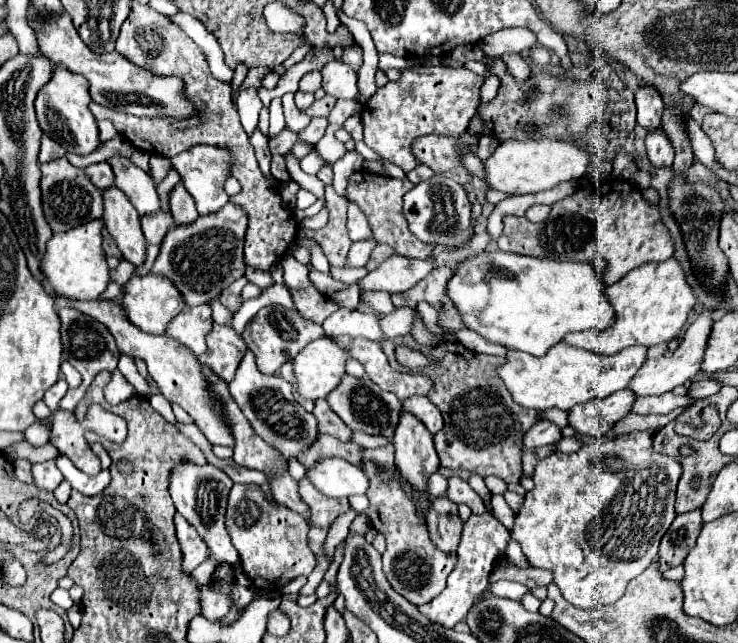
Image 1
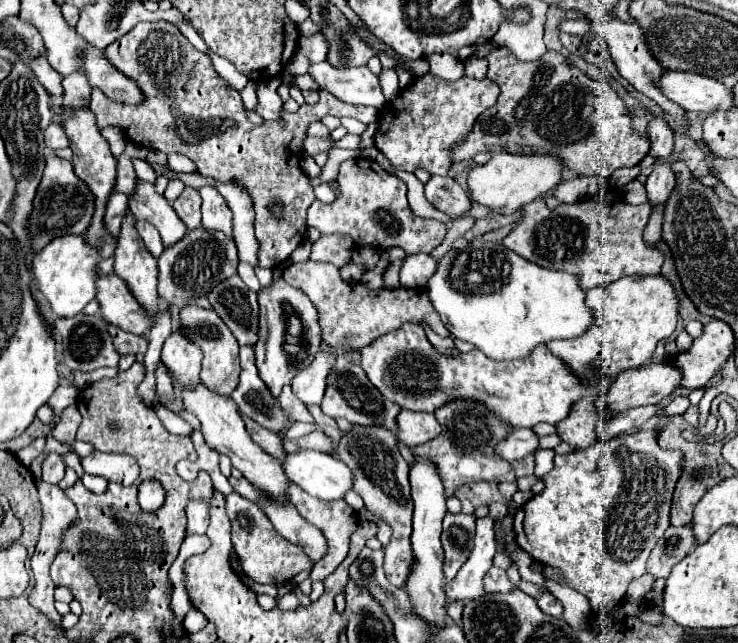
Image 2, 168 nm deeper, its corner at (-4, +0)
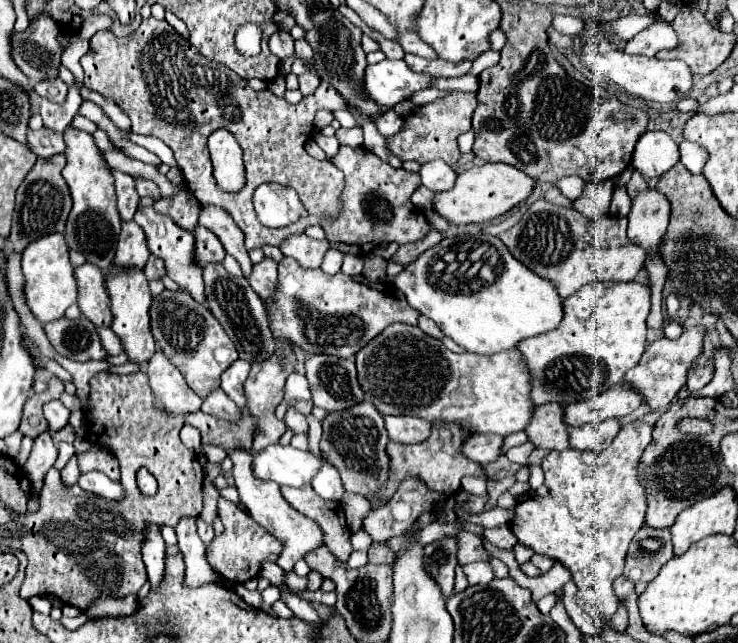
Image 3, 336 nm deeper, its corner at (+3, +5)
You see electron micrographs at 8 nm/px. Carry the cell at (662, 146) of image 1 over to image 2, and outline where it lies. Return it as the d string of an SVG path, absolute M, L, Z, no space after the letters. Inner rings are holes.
M654 162L654 172L650 174L648 182L646 182L646 194L648 194L648 202L650 206L658 206L658 204L666 204L670 192L676 186L676 178L672 174L672 168L668 162Z

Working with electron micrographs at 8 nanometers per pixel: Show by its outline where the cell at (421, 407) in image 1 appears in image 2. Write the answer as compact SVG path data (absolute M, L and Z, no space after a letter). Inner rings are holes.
M400 410L396 424L398 424L398 440L410 448L430 442L442 430L434 414L424 414L414 410Z

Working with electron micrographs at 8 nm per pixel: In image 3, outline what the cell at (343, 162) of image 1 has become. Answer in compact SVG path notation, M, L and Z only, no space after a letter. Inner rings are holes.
M347 253L345 261L343 261L343 273L347 273L347 275L359 275L361 269L363 269L363 257Z

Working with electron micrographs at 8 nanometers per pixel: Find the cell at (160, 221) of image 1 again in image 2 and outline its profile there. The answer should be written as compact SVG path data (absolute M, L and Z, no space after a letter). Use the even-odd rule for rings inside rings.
M136 222L136 230L138 230L138 236L140 236L140 240L144 242L146 250L148 250L154 258L158 258L158 256L162 254L162 250L164 250L158 230L156 230L154 226L148 226L148 222Z

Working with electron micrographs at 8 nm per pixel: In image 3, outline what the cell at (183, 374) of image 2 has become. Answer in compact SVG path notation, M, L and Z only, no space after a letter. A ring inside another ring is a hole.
M157 349L157 353L149 359L147 377L157 397L155 405L159 409L165 409L167 413L183 415L197 411L201 407L201 397L193 393L185 377L181 377L177 367L165 357L165 353L161 353L161 349Z

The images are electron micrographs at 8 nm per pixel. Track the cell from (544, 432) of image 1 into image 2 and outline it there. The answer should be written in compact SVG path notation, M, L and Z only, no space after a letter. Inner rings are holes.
M514 430L496 446L496 454L506 460L514 462L524 458L526 454L534 454L538 448L538 436L532 430Z

